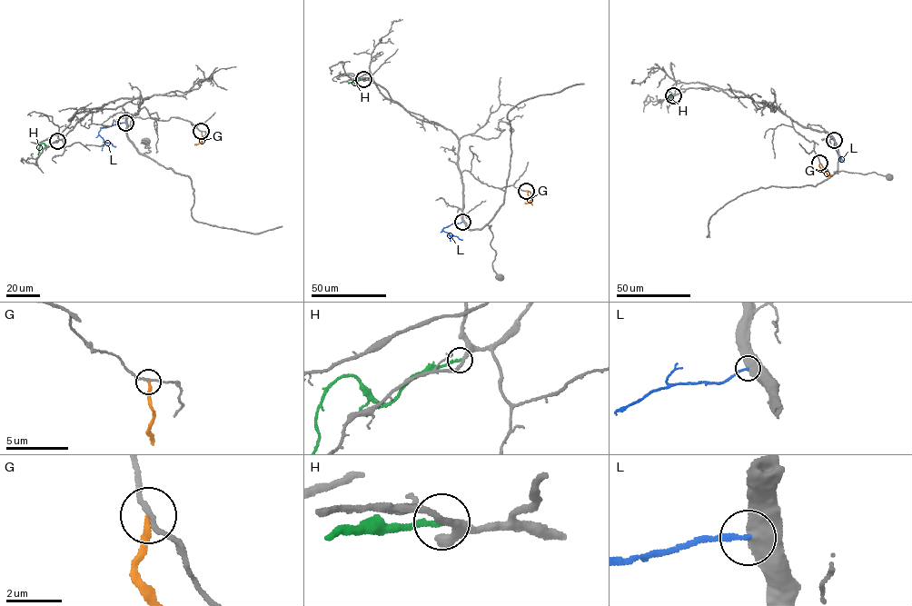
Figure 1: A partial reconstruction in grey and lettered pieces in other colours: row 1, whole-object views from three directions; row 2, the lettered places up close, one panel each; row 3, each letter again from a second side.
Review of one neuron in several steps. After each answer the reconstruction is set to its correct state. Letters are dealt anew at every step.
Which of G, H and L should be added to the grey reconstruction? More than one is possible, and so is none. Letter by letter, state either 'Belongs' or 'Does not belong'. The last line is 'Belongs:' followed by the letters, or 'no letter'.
G: Does not belong
H: Does not belong
L: Belongs
Belongs: L

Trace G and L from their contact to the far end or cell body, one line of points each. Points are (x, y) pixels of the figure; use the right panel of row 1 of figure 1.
G: (819, 163), (819, 166), (827, 173)
L: (834, 140), (836, 149), (844, 162)

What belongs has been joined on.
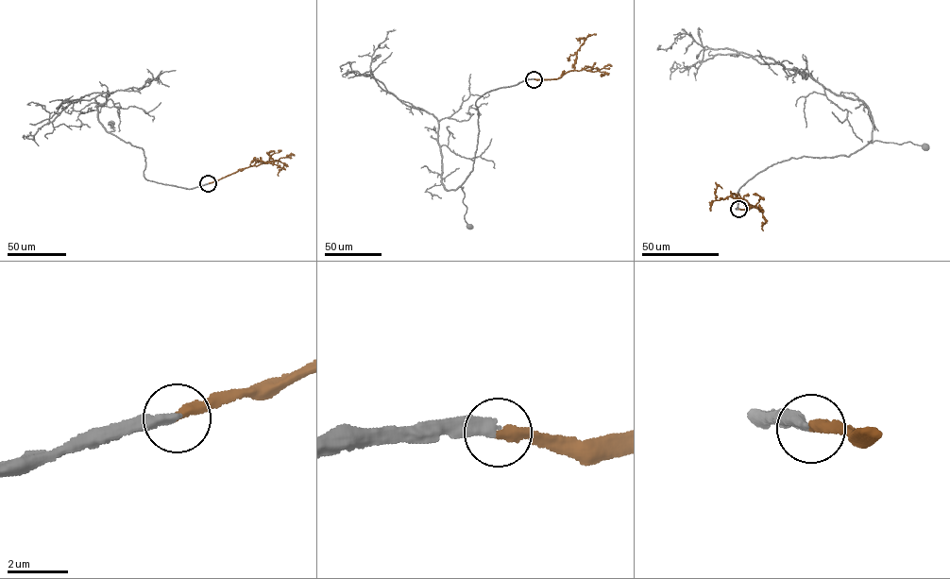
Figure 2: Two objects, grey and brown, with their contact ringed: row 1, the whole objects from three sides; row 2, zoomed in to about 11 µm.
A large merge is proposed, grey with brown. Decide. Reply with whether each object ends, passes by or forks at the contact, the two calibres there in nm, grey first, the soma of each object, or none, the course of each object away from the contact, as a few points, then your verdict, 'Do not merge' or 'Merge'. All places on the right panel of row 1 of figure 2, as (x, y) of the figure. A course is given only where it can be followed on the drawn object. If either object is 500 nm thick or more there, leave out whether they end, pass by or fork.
At the ring grey ends. At the ring brown ends. Thickness 400 nm (grey) against 360 nm. Soma of grey: (925, 146). Soma of brown: none. Course of grey: (738, 209), (736, 208), (738, 189), (778, 162), (803, 156), (848, 156), (868, 142), (909, 142), (925, 146). Course of brown: (738, 209), (751, 206), (739, 198), (728, 196), (717, 200), (717, 187), (722, 188). Merge

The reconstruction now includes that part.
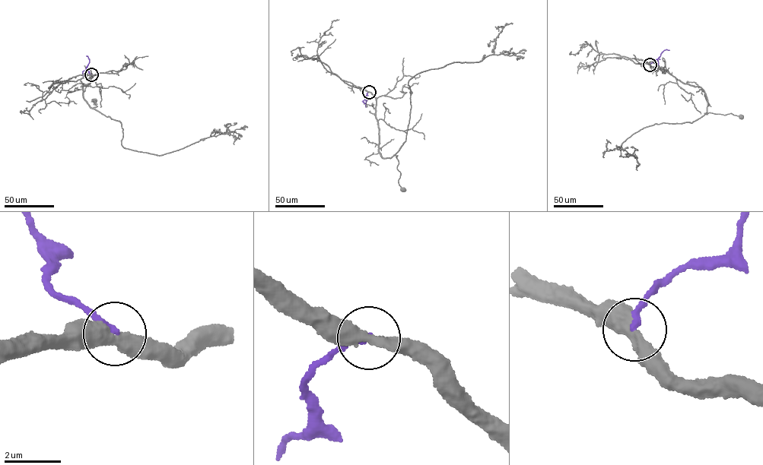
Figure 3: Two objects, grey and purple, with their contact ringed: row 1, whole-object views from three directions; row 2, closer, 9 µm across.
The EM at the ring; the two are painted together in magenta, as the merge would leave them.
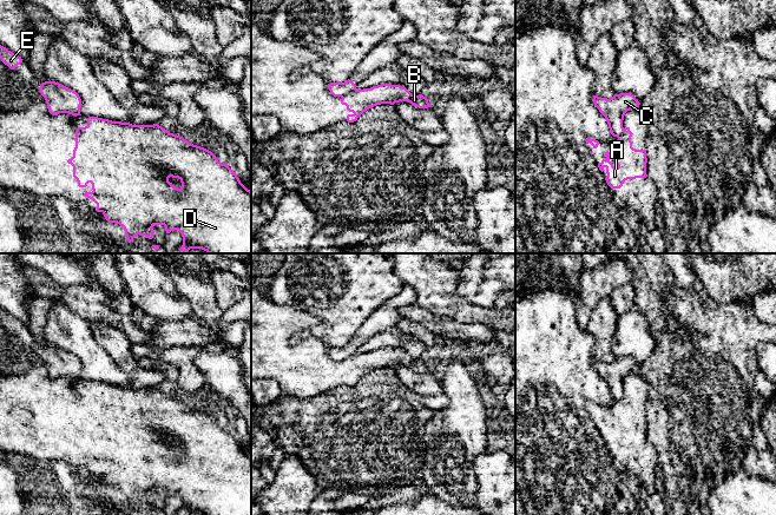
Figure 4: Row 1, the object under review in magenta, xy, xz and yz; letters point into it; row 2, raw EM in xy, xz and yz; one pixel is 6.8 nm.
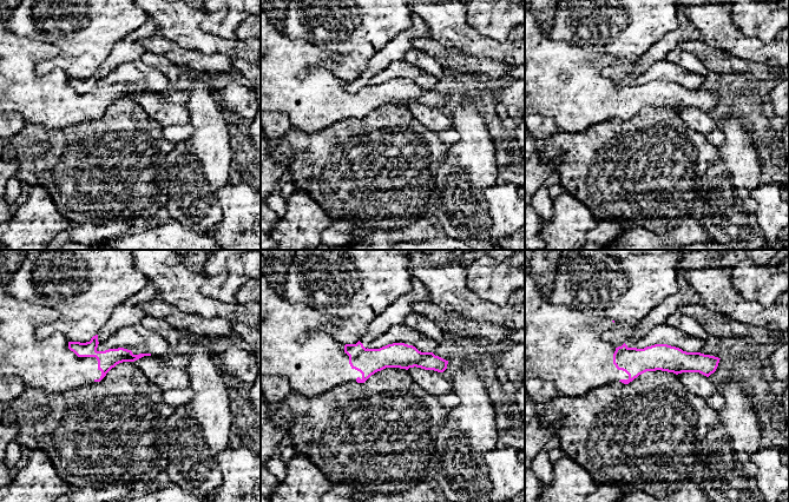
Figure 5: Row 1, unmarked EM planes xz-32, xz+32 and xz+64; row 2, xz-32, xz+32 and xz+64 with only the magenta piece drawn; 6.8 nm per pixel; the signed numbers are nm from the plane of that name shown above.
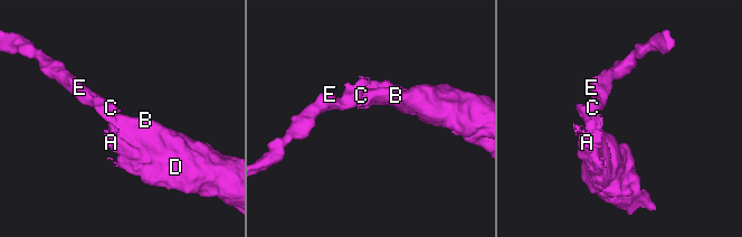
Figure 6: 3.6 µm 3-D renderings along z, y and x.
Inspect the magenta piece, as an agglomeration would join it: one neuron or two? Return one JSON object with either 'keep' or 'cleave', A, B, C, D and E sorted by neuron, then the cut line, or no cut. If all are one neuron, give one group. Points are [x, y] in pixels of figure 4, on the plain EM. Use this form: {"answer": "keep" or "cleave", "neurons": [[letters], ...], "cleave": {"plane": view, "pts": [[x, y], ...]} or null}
{"answer": "cleave", "neurons": [["A", "B", "D"], ["C", "E"]], "cleave": {"plane": "xz", "pts": [[355, 351], [342, 362]]}}

